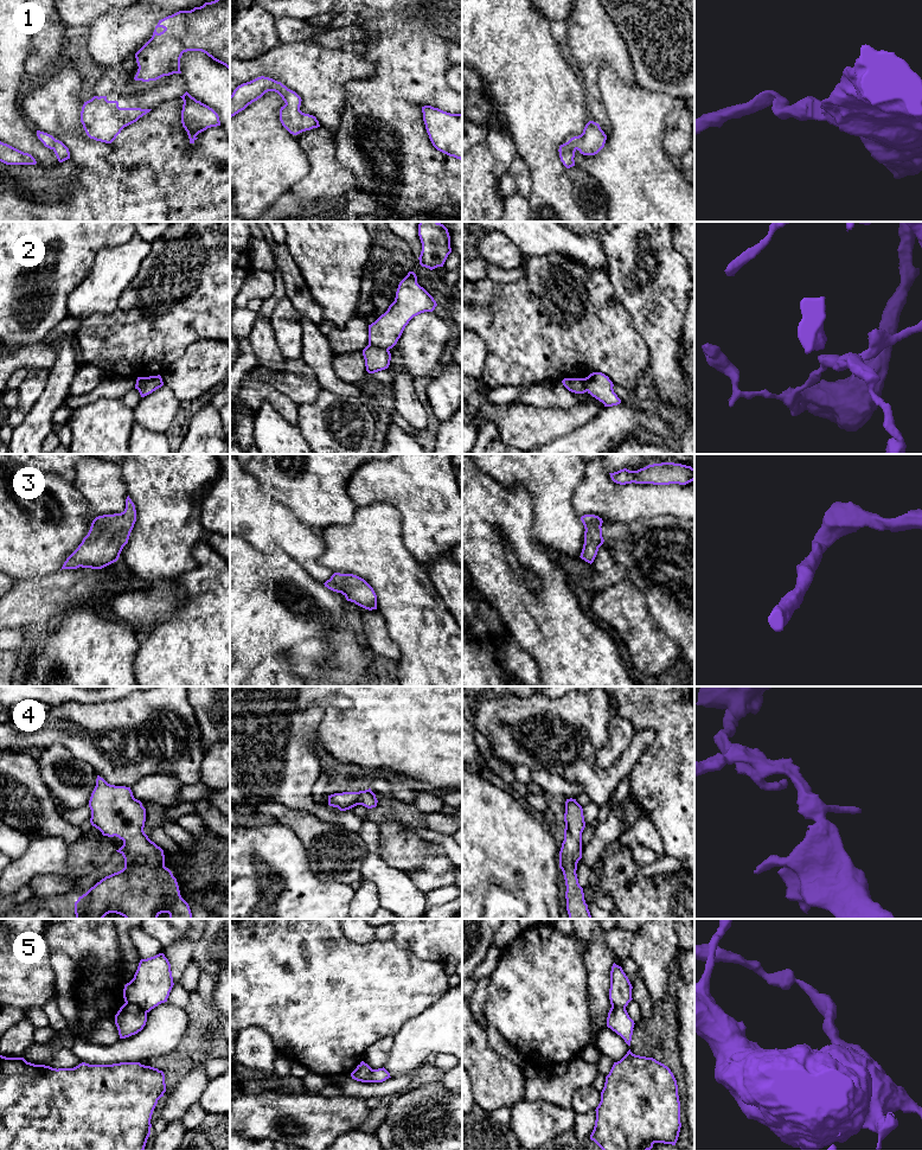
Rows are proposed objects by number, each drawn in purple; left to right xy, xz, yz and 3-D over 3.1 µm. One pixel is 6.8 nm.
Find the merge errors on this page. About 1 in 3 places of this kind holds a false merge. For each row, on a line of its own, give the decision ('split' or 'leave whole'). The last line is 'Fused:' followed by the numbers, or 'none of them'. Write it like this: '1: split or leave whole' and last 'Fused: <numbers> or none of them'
1: leave whole
2: split
3: leave whole
4: leave whole
5: split
Fused: 2, 5

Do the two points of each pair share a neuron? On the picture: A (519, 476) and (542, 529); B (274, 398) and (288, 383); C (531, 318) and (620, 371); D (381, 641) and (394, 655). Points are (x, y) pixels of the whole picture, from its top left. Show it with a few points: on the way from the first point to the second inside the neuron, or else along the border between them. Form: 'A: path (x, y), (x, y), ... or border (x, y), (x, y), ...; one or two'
A: path (533, 487), (542, 496), (542, 515); one
B: border (254, 381), (261, 379), (267, 382), (298, 406); two
C: path (554, 327), (572, 332), (597, 357); one
D: path (384, 645), (390, 651); one

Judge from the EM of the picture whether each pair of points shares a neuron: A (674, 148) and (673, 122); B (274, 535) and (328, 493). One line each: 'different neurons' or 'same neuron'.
A: same neuron
B: different neurons

